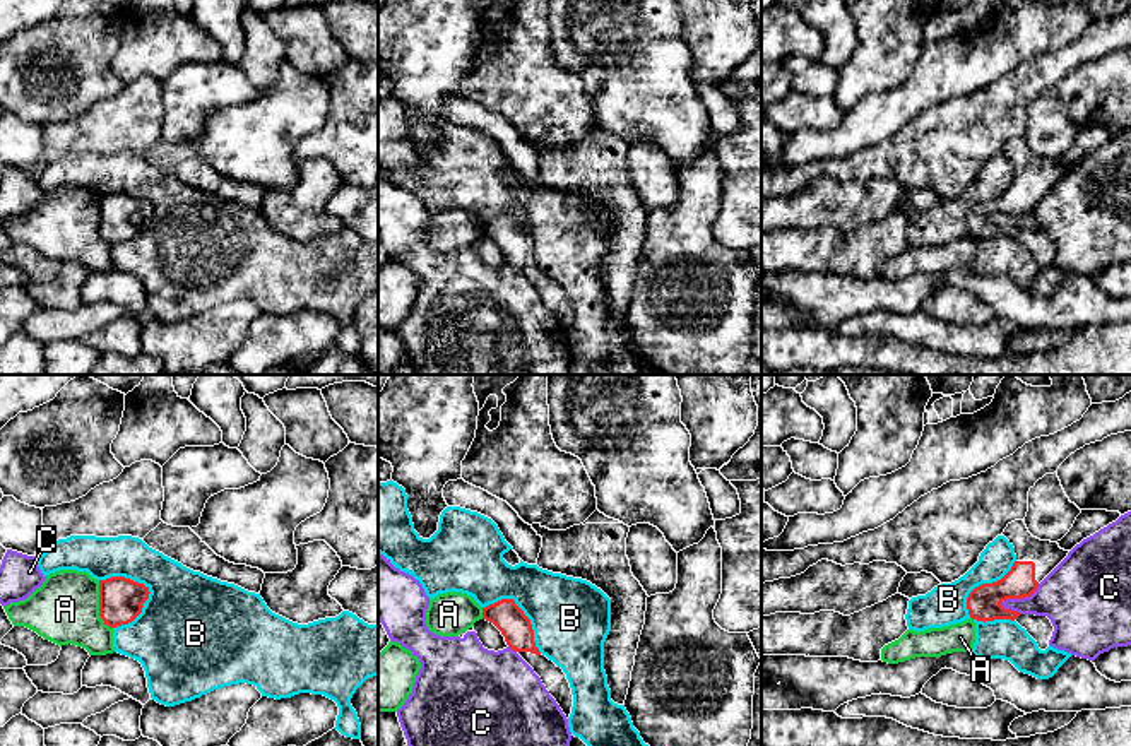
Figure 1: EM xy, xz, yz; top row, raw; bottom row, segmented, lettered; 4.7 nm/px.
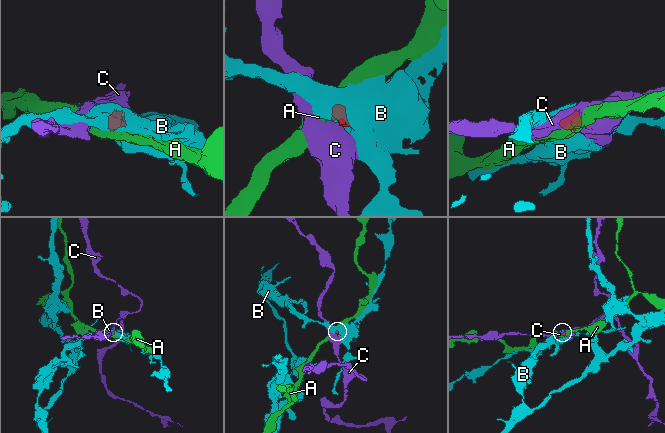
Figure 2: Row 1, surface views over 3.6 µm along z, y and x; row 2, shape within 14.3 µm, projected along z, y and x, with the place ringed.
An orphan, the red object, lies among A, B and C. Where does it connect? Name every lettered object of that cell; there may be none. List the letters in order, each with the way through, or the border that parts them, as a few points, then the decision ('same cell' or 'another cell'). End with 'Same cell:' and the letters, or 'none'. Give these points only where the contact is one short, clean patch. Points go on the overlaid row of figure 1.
A: along xy (98, 582), (98, 615), (112, 628) | another cell
B: another cell
C: along yz (1039, 584), (1029, 596), (1006, 597), (1000, 604) | another cell
Same cell: none

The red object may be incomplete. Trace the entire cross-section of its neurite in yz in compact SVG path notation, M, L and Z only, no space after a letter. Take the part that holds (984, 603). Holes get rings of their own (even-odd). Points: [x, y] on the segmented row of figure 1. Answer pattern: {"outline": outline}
{"outline": "M1023 520L1008 524L1003 536L1015 548L1016 561L1001 580L982 583L968 594L968 614L984 623L994 619L1016 621L1037 642L1039 648L1045 650L1054 631L1051 619L1004 609L1001 602L1030 597L1069 551L1061 549L1057 542L1033 537Z"}

